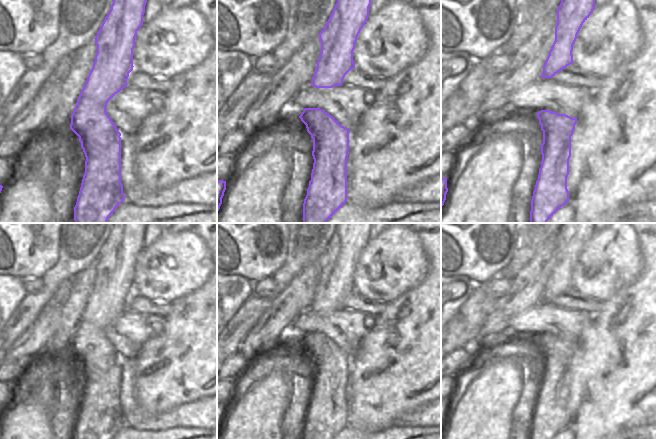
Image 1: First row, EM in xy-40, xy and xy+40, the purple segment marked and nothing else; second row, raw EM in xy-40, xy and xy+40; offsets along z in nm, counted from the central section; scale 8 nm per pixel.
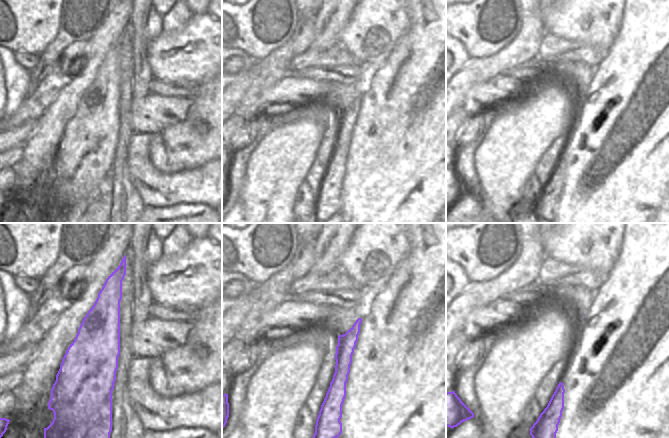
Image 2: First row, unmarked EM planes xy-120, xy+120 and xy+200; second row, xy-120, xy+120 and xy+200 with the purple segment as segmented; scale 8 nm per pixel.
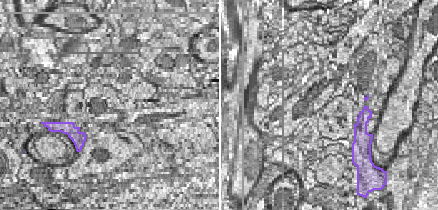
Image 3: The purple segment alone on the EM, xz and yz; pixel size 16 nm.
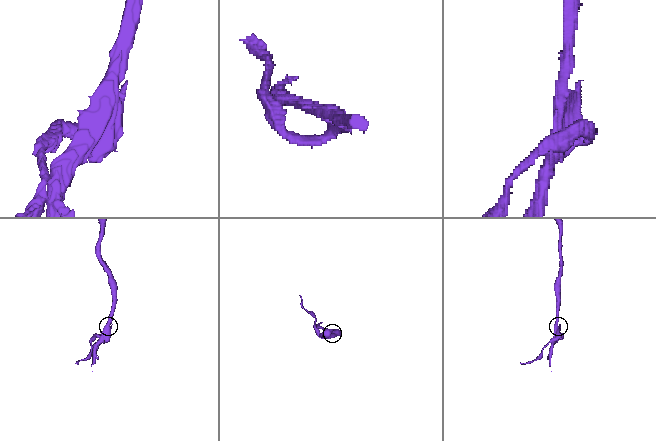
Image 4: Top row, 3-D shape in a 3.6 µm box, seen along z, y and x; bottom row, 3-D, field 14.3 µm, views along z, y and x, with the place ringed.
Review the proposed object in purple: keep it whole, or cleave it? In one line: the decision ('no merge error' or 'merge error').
merge error

